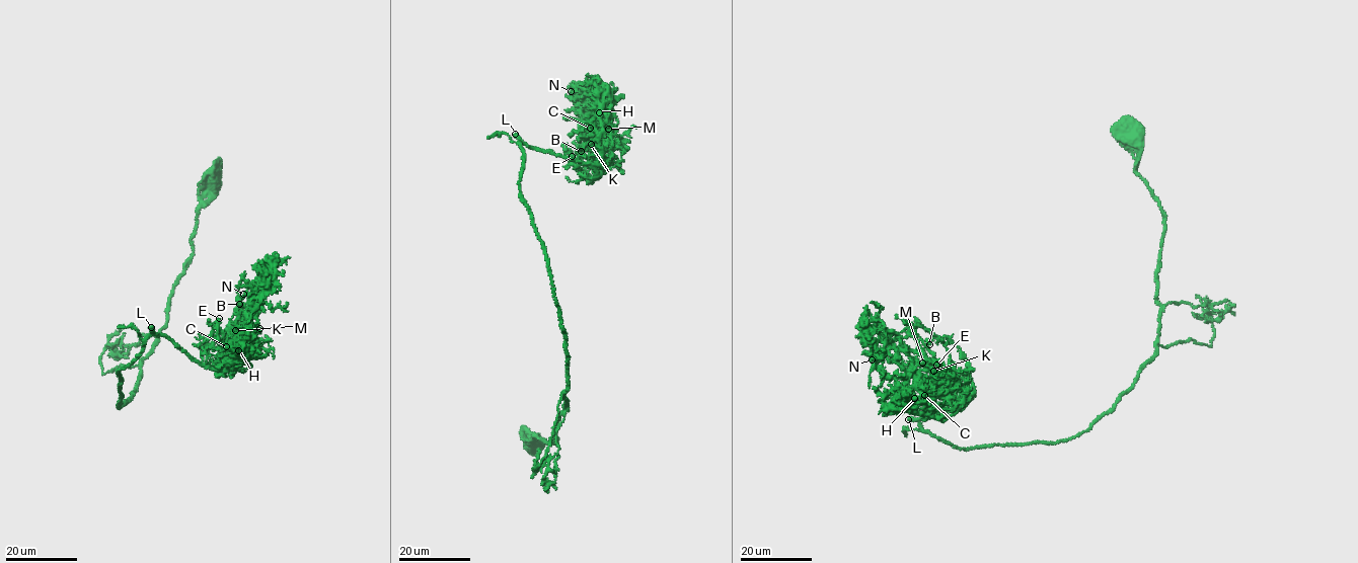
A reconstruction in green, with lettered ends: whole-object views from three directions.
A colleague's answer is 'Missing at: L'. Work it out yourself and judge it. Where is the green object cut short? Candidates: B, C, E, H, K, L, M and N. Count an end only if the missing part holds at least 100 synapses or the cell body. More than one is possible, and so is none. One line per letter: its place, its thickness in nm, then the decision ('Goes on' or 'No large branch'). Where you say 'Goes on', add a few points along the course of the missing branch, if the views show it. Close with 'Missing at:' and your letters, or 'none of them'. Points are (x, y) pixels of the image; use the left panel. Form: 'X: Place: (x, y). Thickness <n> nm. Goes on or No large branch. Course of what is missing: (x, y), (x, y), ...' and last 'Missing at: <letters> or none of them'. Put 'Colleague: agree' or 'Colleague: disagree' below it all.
B: Place: (239, 304). Thickness 280 nm. No large branch
C: Place: (226, 346). Thickness 180 nm. No large branch
E: Place: (219, 318). Thickness 280 nm. No large branch
H: Place: (238, 350). Thickness 340 nm. No large branch
K: Place: (235, 330). Thickness 320 nm. No large branch
L: Place: (151, 327). Thickness 550 nm. Goes on. Course of what is missing: (151, 327), (134, 282), (72, 241), (42, 194), (17, 227), (22, 220), (46, 227)
M: Place: (259, 328). Thickness 420 nm. No large branch
N: Place: (243, 294). Thickness 300 nm. No large branch
Missing at: L
Colleague: agree

